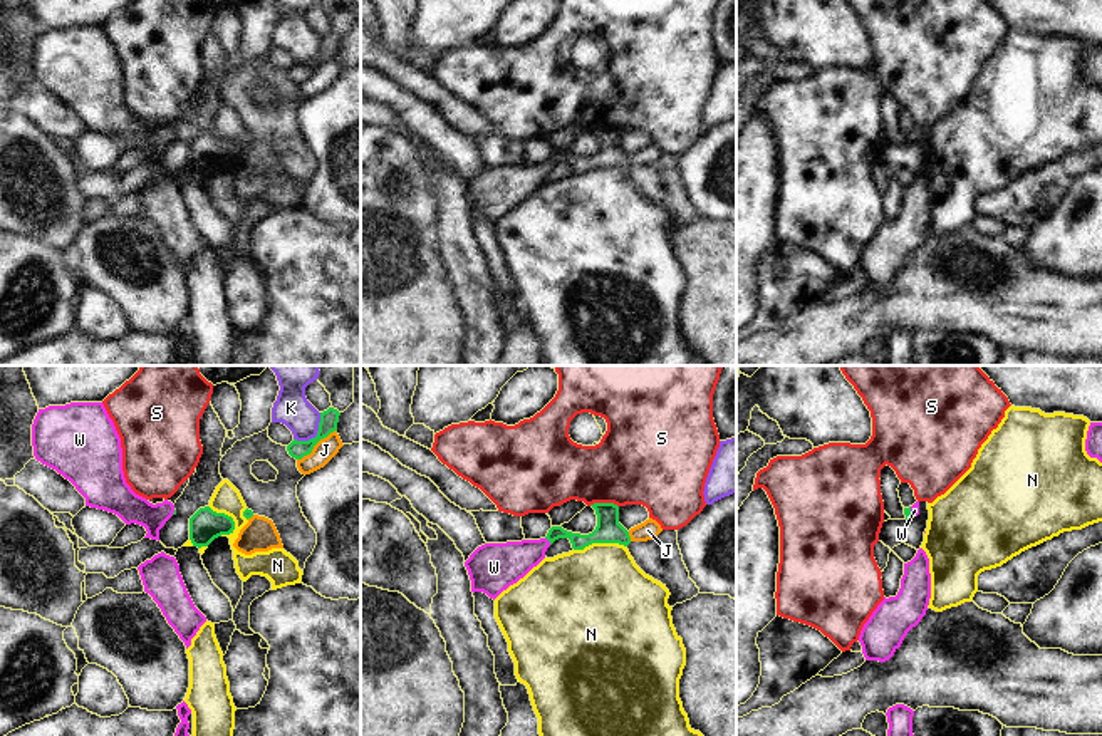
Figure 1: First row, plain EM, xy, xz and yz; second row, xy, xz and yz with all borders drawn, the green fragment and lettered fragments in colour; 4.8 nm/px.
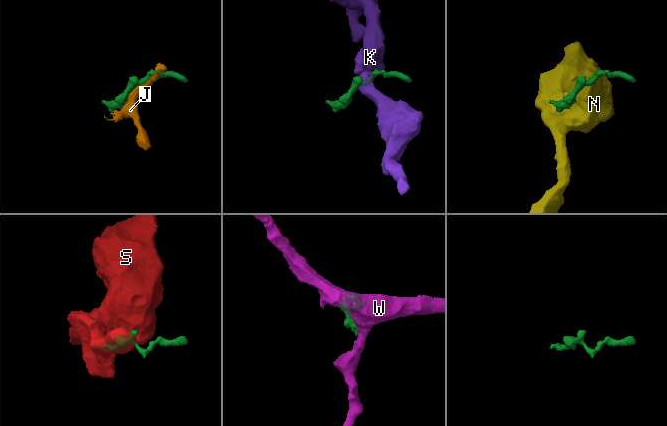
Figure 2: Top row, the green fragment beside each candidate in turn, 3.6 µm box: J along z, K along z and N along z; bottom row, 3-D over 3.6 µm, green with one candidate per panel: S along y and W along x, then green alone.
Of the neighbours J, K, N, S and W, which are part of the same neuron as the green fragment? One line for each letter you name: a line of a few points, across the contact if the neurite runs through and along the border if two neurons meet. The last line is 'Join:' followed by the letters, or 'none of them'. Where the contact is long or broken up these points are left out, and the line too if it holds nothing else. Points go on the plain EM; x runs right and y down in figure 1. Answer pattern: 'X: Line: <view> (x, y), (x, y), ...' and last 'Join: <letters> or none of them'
W: Line: xz (599, 160), (547, 163), (532, 176), (502, 188)
Join: W

